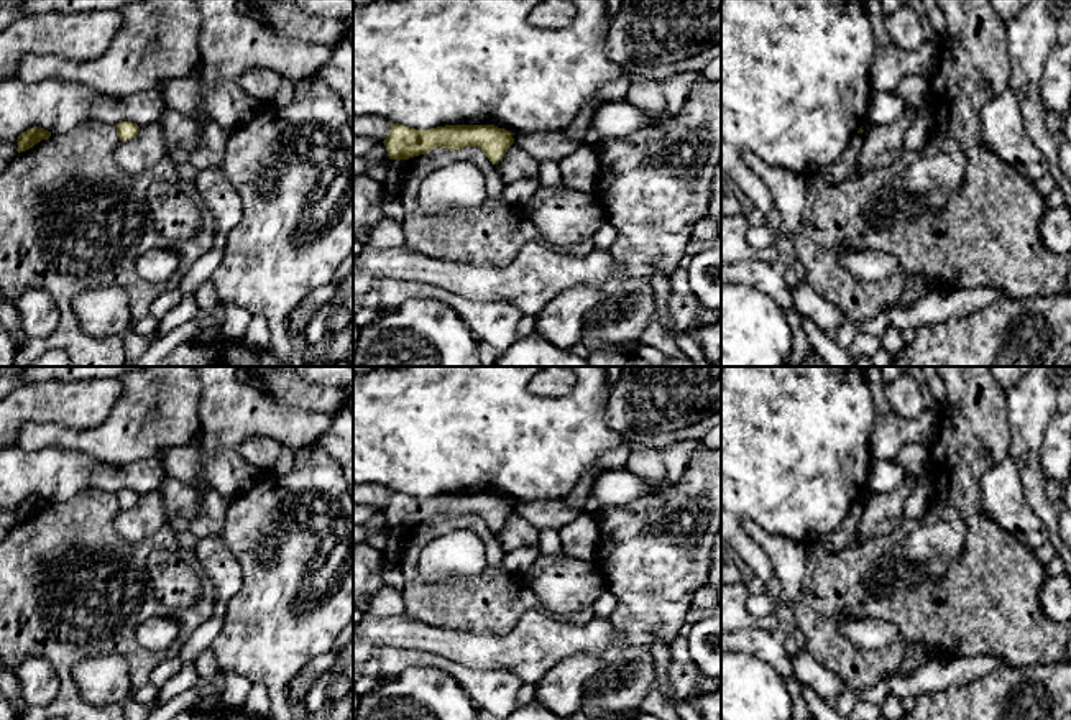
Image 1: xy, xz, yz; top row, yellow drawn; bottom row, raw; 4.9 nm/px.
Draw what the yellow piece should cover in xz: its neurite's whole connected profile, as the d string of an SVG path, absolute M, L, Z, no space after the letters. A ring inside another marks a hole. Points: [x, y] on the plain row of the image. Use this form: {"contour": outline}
{"contour": "M391 490L391 498L383 511L389 528L409 528L437 515L452 519L463 515L476 515L496 533L514 511L514 506L508 498L494 493L445 493L414 498Z"}

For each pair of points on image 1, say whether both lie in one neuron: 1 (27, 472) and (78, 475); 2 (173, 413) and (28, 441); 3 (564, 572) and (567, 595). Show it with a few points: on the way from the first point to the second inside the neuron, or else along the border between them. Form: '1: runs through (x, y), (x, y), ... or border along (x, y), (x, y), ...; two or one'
1: runs through (40, 472), (64, 474); one
2: runs through (137, 433), (130, 433), (122, 439), (64, 438); one
3: runs through (564, 577), (567, 590); one

